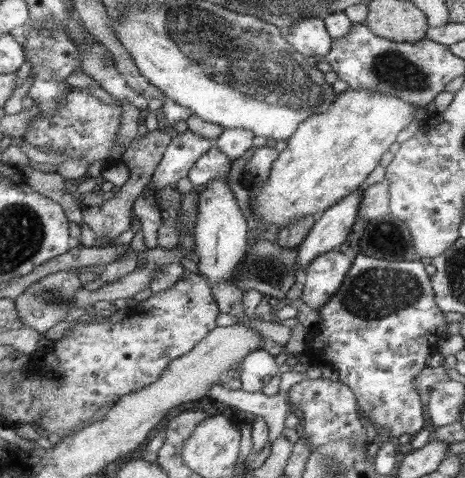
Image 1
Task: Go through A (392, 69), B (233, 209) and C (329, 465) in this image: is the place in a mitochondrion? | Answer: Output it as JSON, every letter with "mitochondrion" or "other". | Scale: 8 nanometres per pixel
{"A":"mitochondrion","B":"other","C":"mitochondrion"}

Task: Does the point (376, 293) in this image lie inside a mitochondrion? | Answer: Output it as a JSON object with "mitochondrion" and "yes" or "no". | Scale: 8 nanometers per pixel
{"mitochondrion":"yes"}

